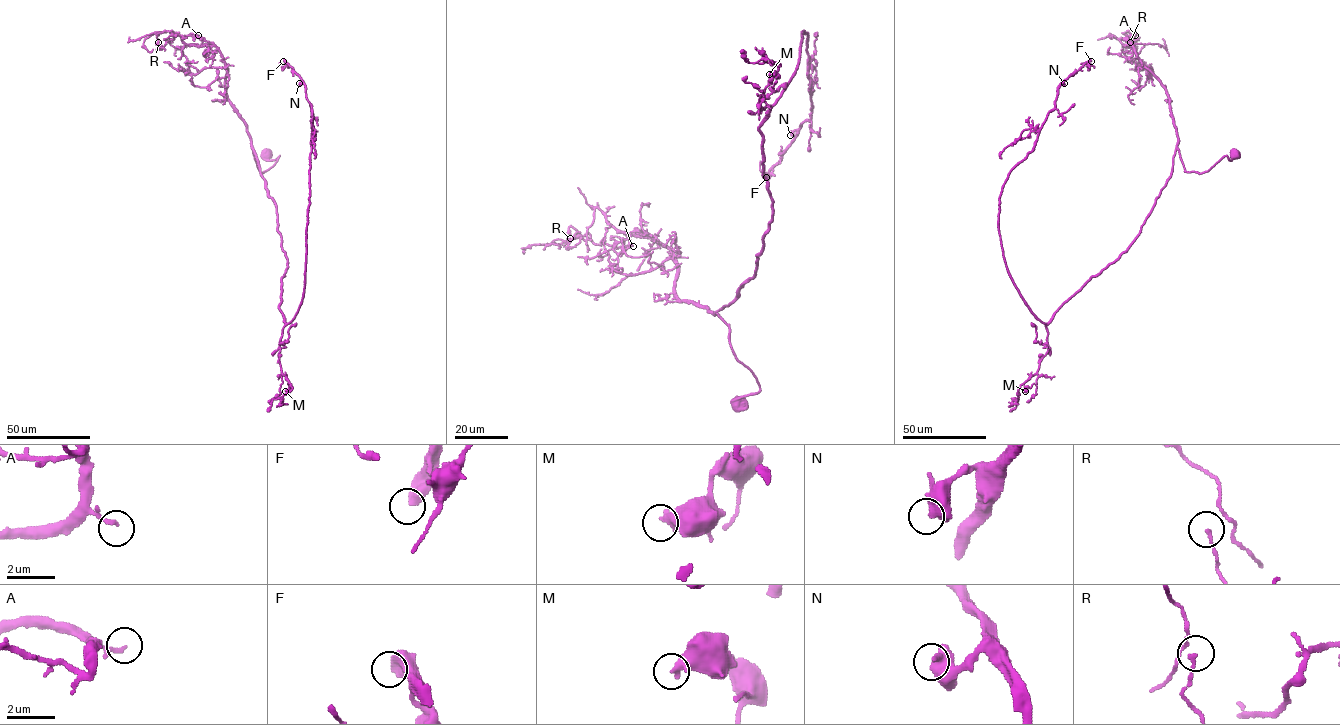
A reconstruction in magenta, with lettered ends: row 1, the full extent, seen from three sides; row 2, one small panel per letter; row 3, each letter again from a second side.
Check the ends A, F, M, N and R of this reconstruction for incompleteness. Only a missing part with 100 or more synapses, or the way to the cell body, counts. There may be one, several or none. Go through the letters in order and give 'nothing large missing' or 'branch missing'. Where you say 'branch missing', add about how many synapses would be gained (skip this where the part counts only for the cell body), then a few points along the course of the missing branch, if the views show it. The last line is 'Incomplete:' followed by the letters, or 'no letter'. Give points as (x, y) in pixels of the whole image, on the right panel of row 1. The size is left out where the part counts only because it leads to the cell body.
A: nothing large missing
F: branch missing; 180 synapses; course (1091, 61), (1122, 63), (1123, 58), (1130, 57), (1145, 70), (1144, 78), (1139, 79)
M: nothing large missing
N: nothing large missing
R: nothing large missing
Incomplete: F

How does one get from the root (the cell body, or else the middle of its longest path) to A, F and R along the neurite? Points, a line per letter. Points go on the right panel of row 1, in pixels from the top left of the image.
A: (1234, 153), (1230, 160), (1223, 156), (1207, 171), (1185, 171), (1166, 90), (1125, 40), (1135, 35)
F: (1234, 153), (1199, 173), (1177, 148), (1132, 244), (1042, 322), (1007, 269), (999, 197), (1057, 87), (1091, 61)
R: (1234, 153), (1207, 171), (1185, 171), (1165, 88), (1130, 43), (1110, 35), (1131, 41), (1135, 50), (1130, 42)

